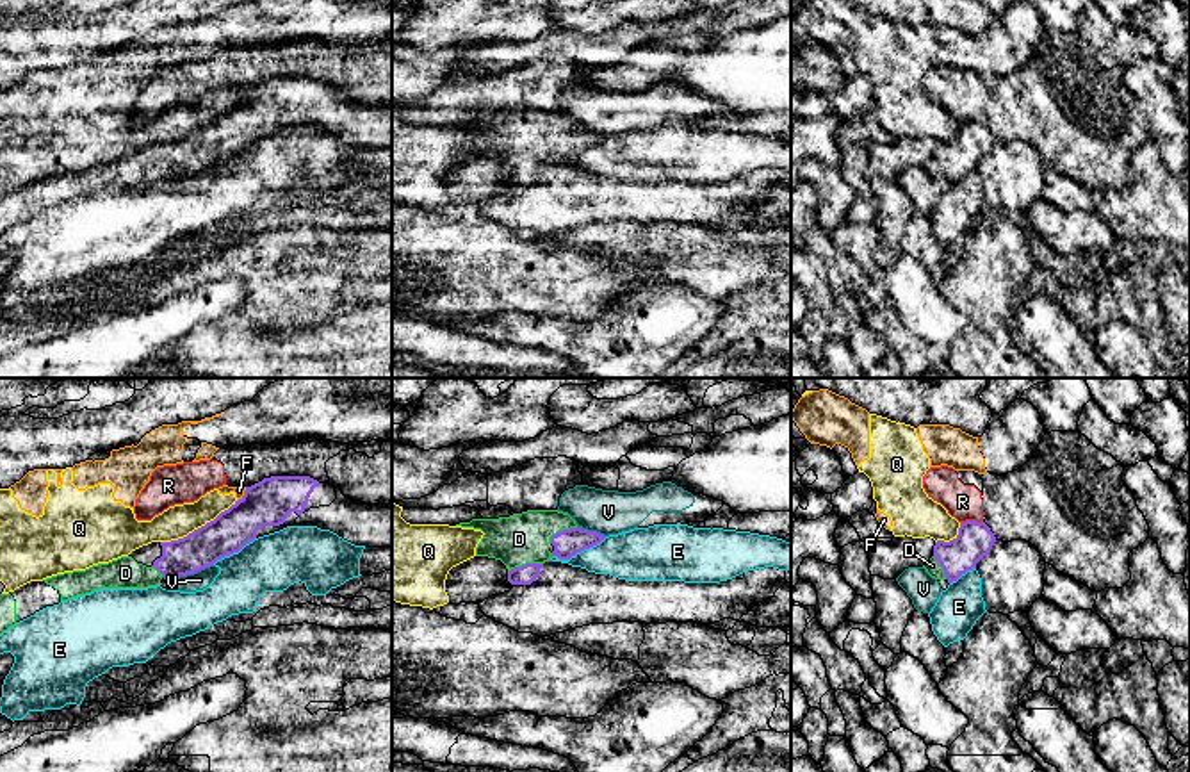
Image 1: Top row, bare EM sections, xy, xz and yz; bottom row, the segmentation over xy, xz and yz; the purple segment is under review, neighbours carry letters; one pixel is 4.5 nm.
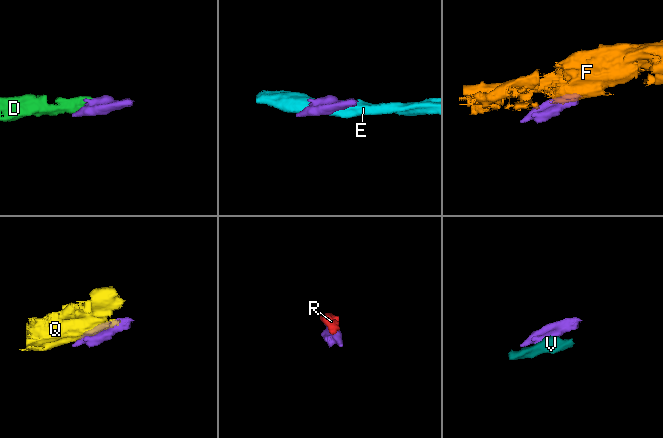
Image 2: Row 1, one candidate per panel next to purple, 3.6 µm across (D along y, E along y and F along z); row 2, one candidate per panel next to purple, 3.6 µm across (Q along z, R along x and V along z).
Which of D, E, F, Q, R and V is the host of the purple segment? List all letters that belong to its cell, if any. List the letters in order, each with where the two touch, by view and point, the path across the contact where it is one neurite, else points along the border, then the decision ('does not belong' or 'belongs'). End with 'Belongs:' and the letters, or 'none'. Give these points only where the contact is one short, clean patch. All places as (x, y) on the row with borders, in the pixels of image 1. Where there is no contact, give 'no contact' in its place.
D: contact xz (526, 564); way xz (526, 574), (526, 564), (524, 548), (519, 539); belongs
E: contact xz (578, 551); does not belong
F: contact xy (244, 494); border xy (246, 487), (237, 501); does not belong
Q: contact xy (198, 528); does not belong
R: contact yz (971, 521); border yz (982, 521), (961, 523); does not belong
V: contact xy (189, 573); border xy (212, 564), (166, 582); does not belong
Belongs: D

